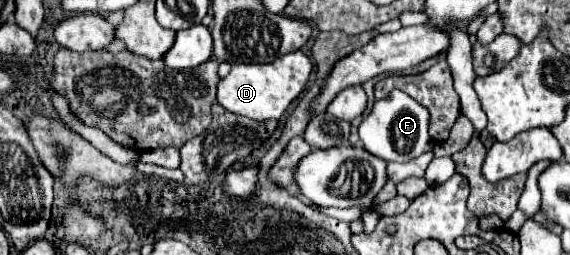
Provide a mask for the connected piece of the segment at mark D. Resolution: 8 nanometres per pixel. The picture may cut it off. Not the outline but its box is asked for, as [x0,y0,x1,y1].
[218,50,312,120]

